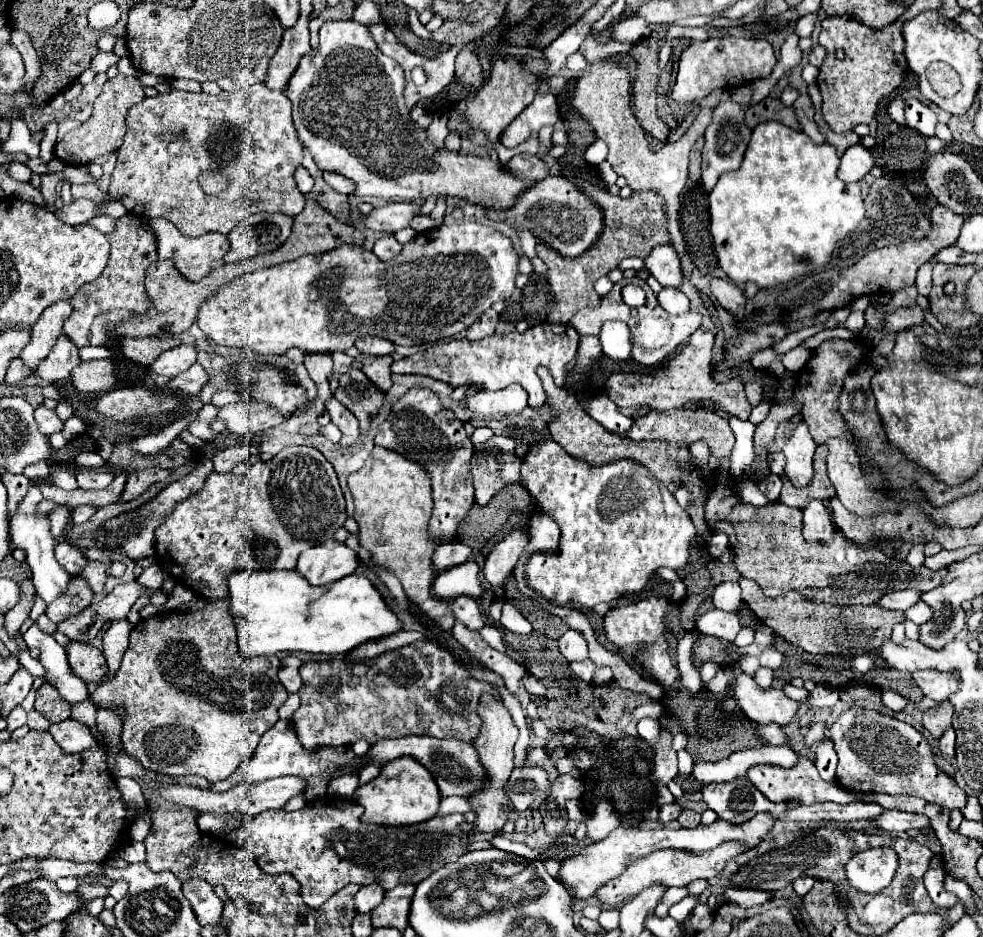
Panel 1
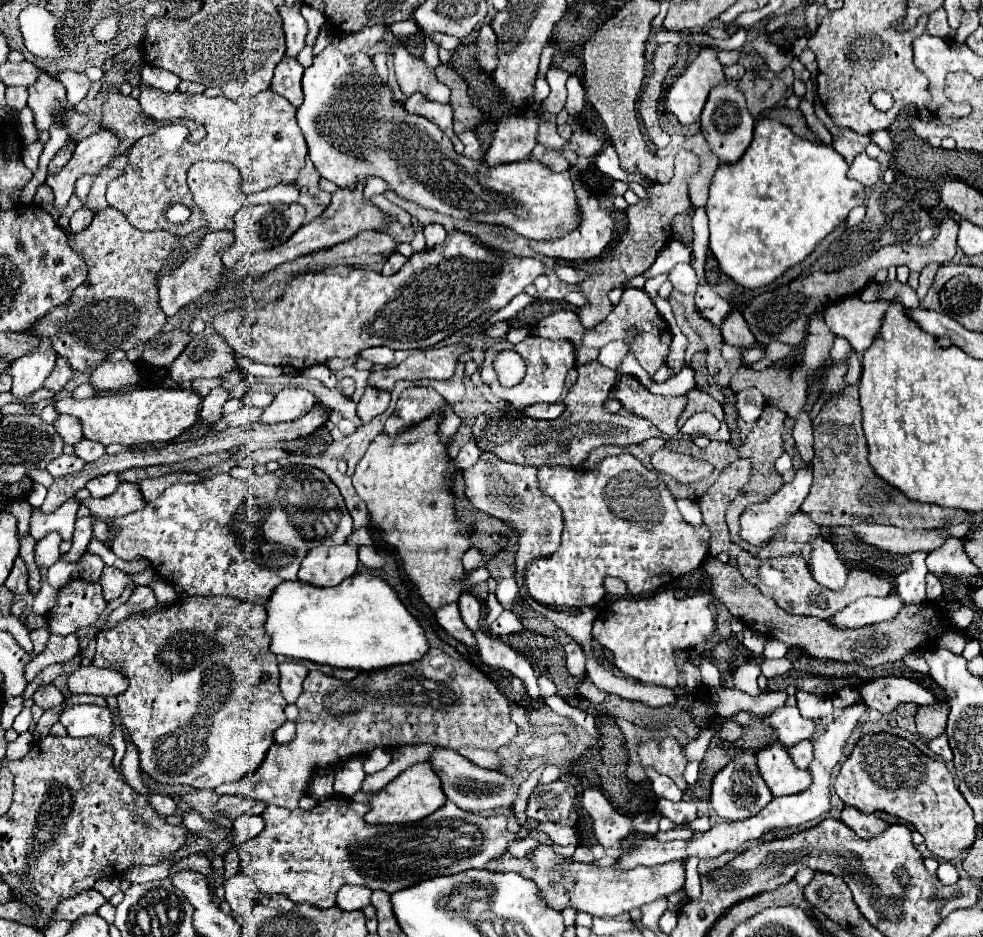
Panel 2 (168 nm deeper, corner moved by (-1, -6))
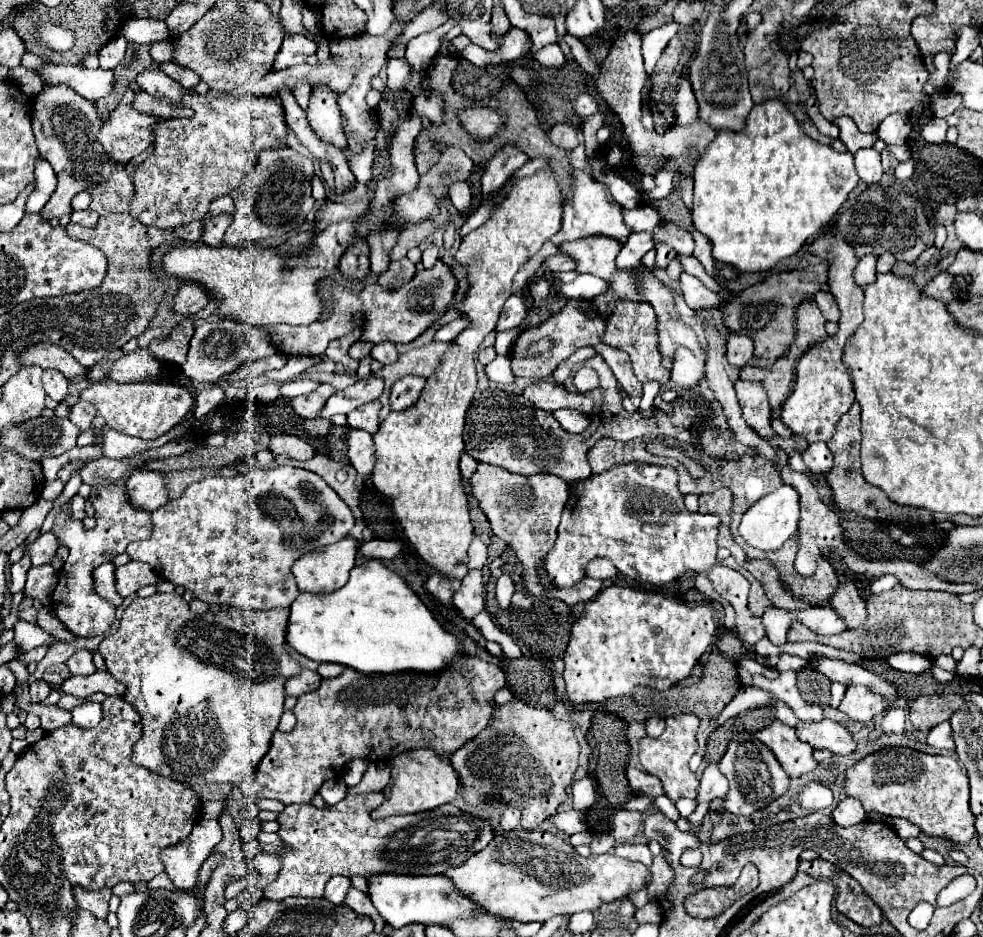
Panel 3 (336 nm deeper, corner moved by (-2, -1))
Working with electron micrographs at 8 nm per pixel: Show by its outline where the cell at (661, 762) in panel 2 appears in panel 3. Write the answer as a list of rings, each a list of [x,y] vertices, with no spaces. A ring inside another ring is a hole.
[[[679,714],[679,716],[669,716],[667,718],[667,728],[659,738],[641,738],[639,742],[639,760],[641,766],[657,776],[663,784],[663,792],[671,802],[677,802],[679,798],[695,798],[697,796],[697,788],[699,788],[699,780],[695,776],[695,772],[689,770],[687,762],[689,758],[695,754],[697,750],[697,728],[699,728],[699,718],[693,714]]]

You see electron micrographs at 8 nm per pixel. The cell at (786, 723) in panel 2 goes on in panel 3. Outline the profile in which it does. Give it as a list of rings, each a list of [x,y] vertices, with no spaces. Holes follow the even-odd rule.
[[[833,720],[803,722],[797,726],[797,736],[803,742],[809,742],[813,748],[827,748],[837,756],[847,756],[857,750],[849,730]]]

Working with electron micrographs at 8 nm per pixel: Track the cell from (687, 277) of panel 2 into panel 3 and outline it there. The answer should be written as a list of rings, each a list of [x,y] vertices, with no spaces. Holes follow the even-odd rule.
[[[687,272],[681,274],[681,290],[683,290],[683,298],[687,302],[689,308],[693,310],[701,310],[701,308],[717,308],[721,304],[719,296],[715,292],[711,292],[709,288],[703,286],[703,282]]]

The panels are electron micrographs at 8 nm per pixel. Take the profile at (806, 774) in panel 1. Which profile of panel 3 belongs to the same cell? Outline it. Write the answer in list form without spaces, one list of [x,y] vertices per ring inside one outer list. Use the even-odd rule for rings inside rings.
[[[773,720],[769,726],[765,726],[761,732],[757,732],[757,738],[775,752],[789,778],[797,778],[817,768],[817,760],[813,758],[815,748],[799,740],[795,730],[781,720]]]

